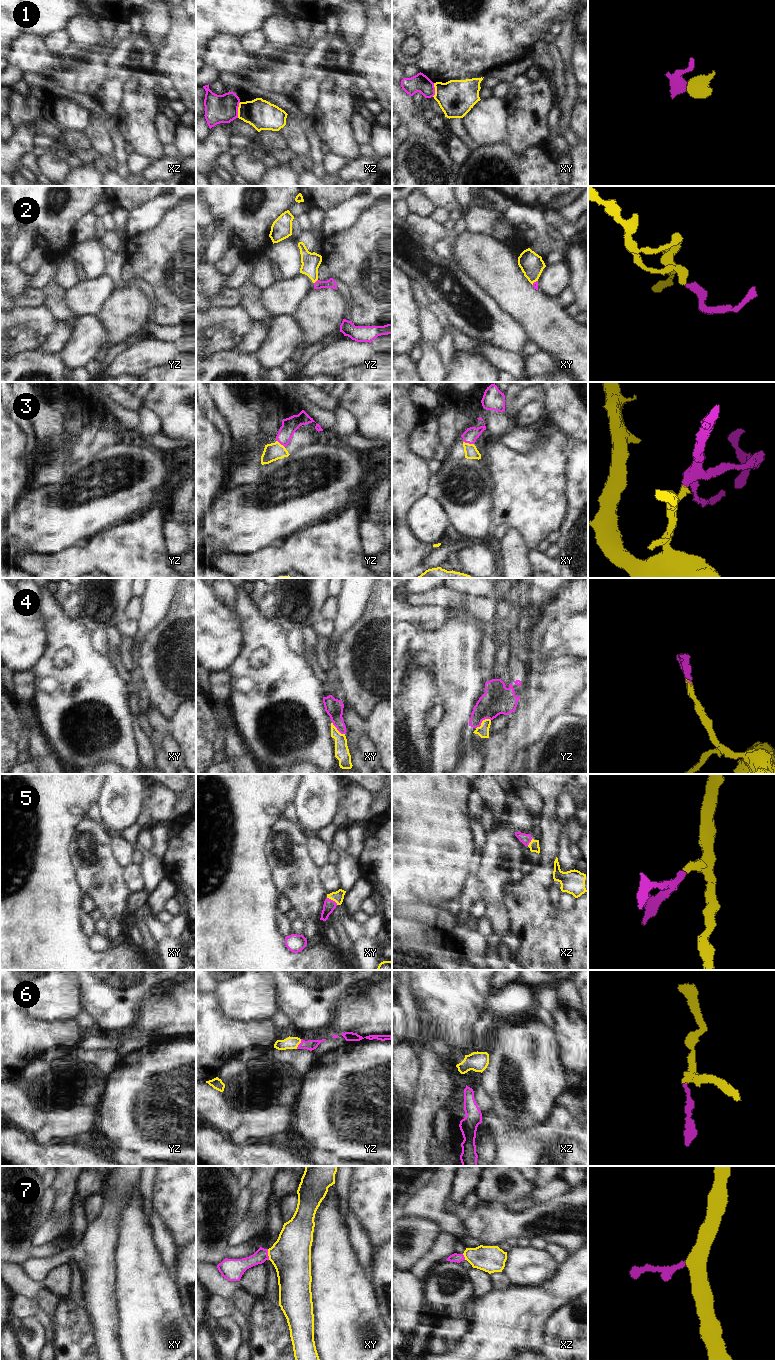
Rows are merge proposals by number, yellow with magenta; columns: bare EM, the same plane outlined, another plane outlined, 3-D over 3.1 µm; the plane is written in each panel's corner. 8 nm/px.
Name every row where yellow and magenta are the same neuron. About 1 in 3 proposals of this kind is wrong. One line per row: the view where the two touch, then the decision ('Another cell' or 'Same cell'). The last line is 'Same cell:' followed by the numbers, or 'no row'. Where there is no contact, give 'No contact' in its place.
1: Touches yellow in xz. Another cell
2: Touches yellow in yz. Same cell
3: Touches yellow in xy. Same cell
4: Touches yellow in yz. Same cell
5: Touches yellow in xy. Same cell
6: Touches yellow in yz. Same cell
7: Touches yellow in xy. Same cell
Same cell: 2, 3, 4, 5, 6, 7

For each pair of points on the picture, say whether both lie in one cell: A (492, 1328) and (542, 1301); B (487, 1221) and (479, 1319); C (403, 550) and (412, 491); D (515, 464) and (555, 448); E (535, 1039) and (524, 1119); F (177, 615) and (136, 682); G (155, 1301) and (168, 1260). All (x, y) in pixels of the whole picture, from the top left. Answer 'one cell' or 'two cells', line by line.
A: one cell
B: two cells
C: one cell
D: one cell
E: one cell
F: two cells
G: two cells

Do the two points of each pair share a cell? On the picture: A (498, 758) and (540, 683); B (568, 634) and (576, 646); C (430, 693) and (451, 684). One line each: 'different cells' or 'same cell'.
A: same cell
B: same cell
C: different cells

